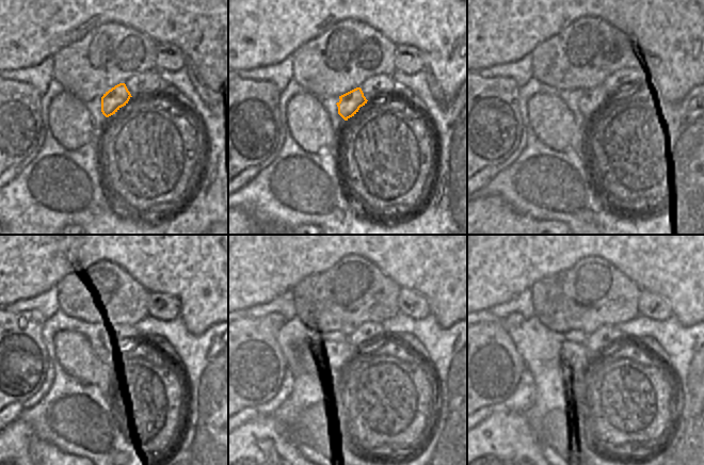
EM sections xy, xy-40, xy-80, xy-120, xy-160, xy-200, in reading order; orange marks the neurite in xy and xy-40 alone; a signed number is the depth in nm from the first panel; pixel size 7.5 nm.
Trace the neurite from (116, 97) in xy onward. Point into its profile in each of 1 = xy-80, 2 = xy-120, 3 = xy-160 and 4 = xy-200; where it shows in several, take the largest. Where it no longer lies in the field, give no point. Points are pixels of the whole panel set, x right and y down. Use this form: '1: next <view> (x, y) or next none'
1: next xy-80 (592, 100)
2: next xy-120 (107, 350)
3: next xy-160 (340, 354)
4: next xy-200 (574, 356)

